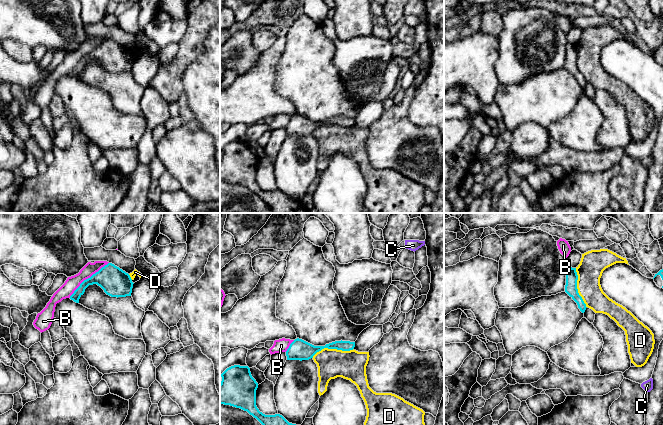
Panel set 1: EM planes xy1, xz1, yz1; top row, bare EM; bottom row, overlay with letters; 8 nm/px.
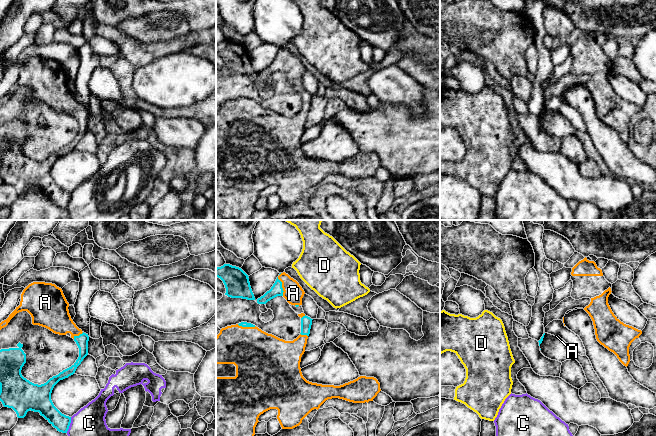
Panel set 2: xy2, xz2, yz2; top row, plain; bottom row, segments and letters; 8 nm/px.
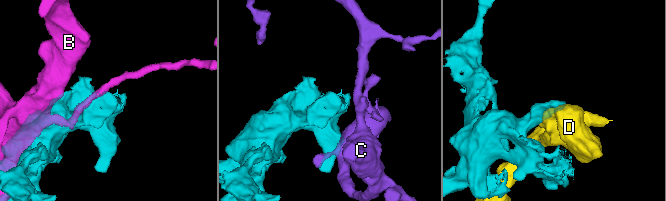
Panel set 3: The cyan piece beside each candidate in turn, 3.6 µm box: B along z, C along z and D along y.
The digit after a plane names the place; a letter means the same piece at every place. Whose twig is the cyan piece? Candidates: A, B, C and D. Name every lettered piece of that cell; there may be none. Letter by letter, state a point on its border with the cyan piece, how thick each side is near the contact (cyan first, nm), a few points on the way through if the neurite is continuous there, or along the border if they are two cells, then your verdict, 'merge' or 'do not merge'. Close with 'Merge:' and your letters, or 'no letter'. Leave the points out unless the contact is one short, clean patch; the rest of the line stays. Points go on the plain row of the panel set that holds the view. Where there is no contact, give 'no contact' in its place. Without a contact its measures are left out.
A: xz2 (281, 62) | 100/160 nm | merge
B: xy1 (88, 54) | 240/110 nm | do not merge
C: xy2 (69, 201) | 140/360 nm | along xy2 (71, 193), (71, 198), (66, 208) | do not merge
D: xz1 (332, 124) | 160/240 nm | do not merge
Merge: A

